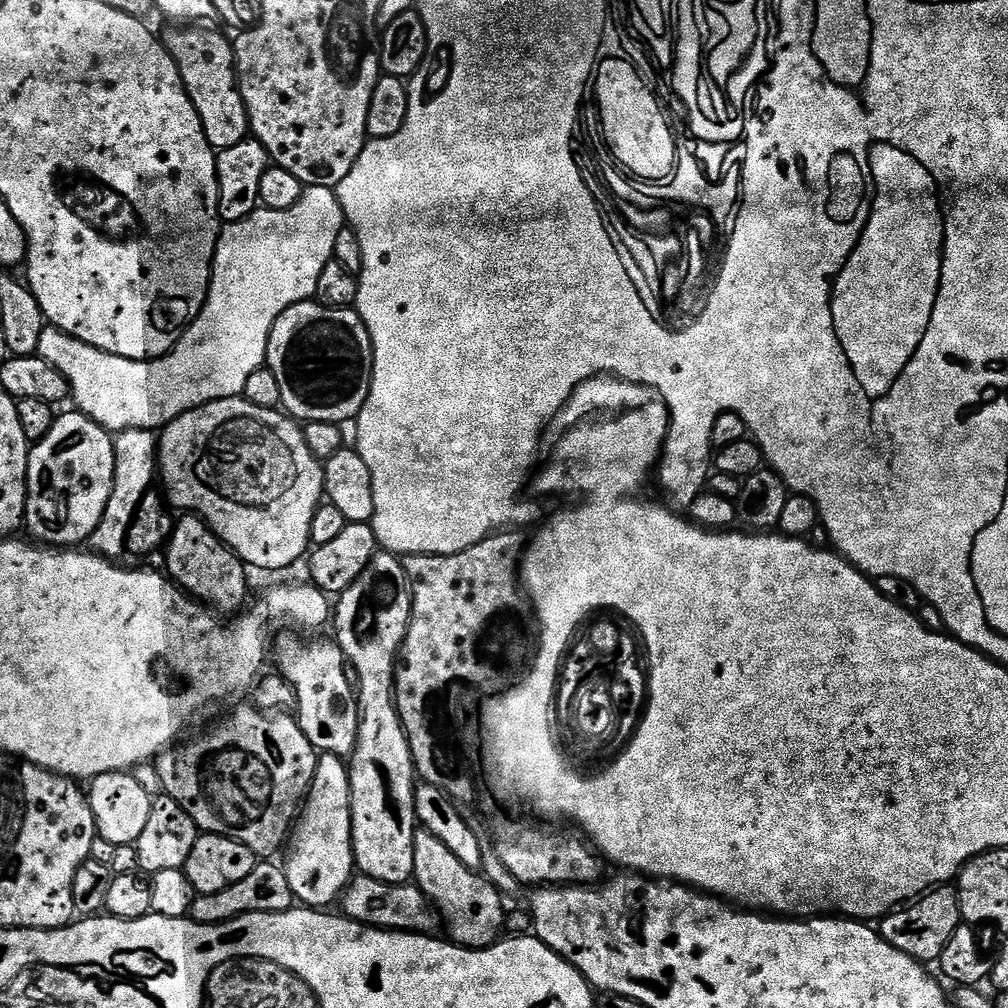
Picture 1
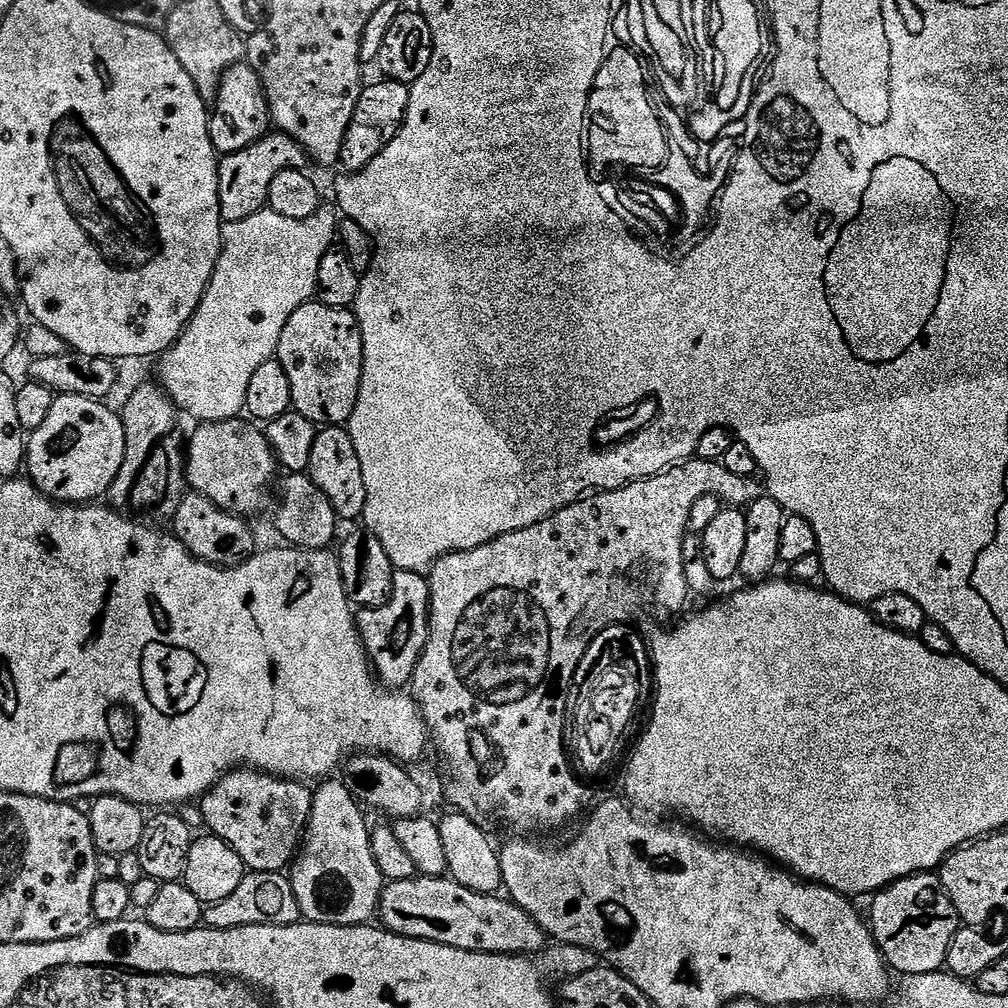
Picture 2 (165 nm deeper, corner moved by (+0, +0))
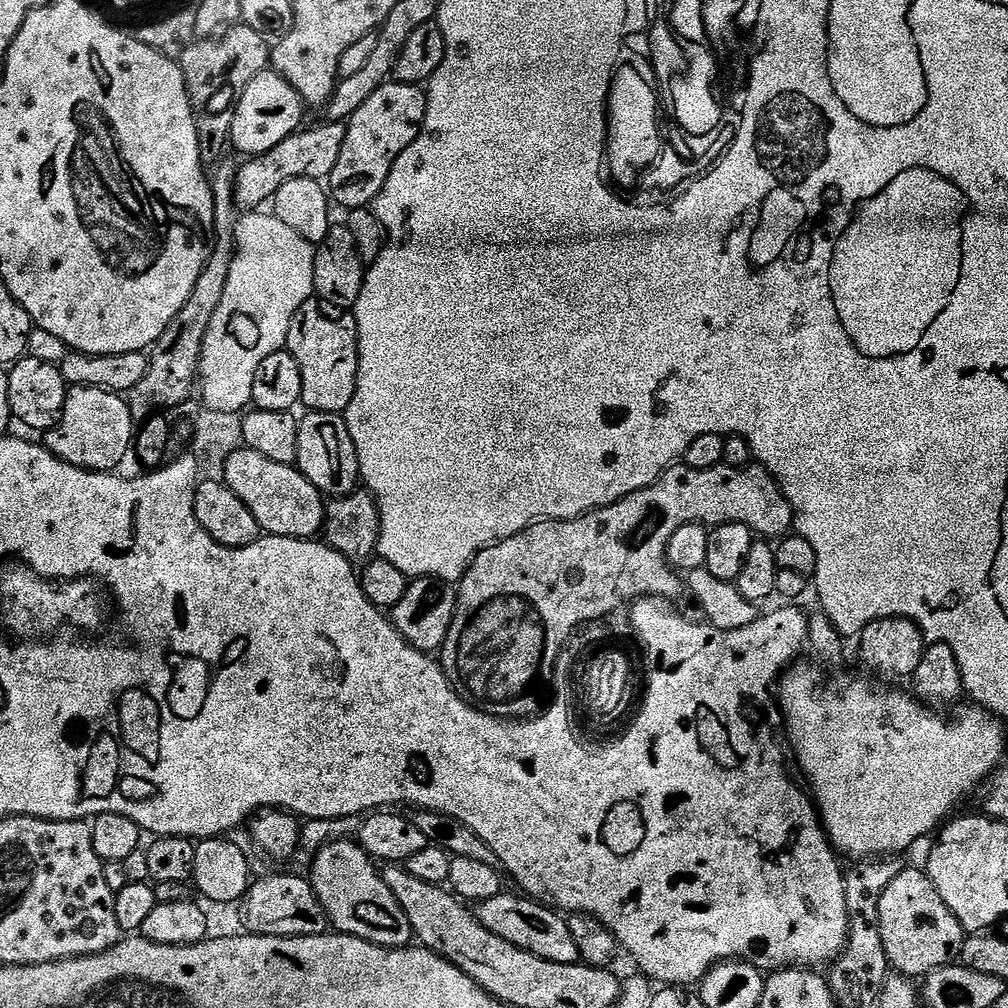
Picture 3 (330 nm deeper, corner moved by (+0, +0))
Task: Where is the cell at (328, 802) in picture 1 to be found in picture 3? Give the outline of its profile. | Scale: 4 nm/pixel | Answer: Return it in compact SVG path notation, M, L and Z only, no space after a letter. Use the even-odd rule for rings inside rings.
M355 839L336 840L333 844L326 845L317 854L316 861L312 864L310 883L316 892L318 902L322 902L322 906L326 910L329 925L337 933L345 936L357 936L383 948L406 948L413 943L412 927L406 918L406 910L402 910L402 906L398 906L394 894L390 894L390 886L386 886L381 869Z

